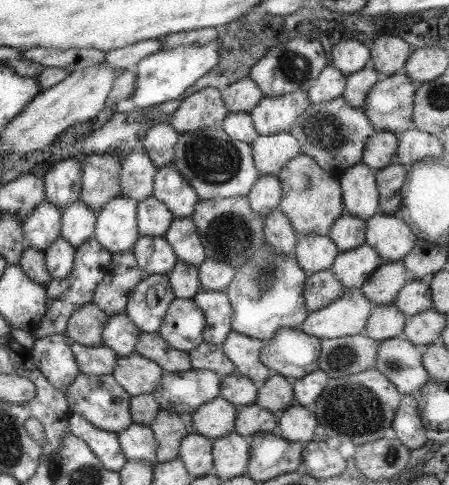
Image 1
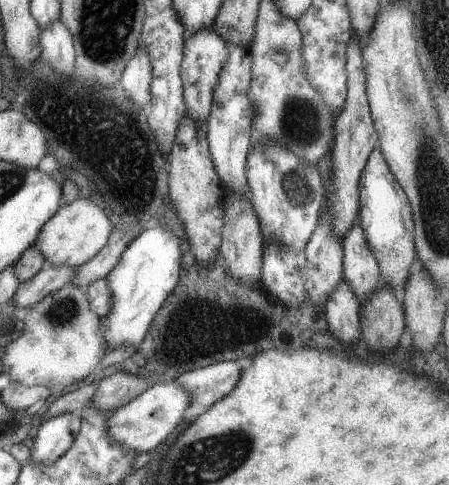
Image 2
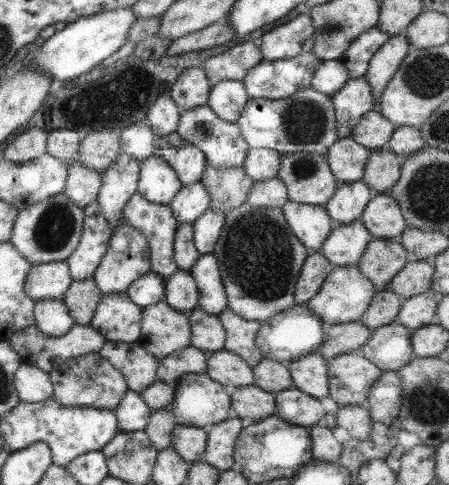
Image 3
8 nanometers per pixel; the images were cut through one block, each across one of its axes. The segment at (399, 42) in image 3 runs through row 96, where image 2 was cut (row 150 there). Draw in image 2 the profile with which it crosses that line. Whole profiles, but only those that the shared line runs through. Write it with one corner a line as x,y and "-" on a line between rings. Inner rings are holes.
375,148
369,154
369,160
367,160
365,168
361,170
359,212
357,214
359,214
357,222
363,230
363,236
369,244
369,248
371,248
377,264
379,264
381,280
385,282
387,288
391,288
399,294
403,284
407,282
411,266
417,260
415,242
413,242
415,224
413,224
413,212
411,212
409,198
403,192
403,188
399,186
399,182
395,180
395,176
391,174
391,170
389,170
389,166
387,166
379,148

